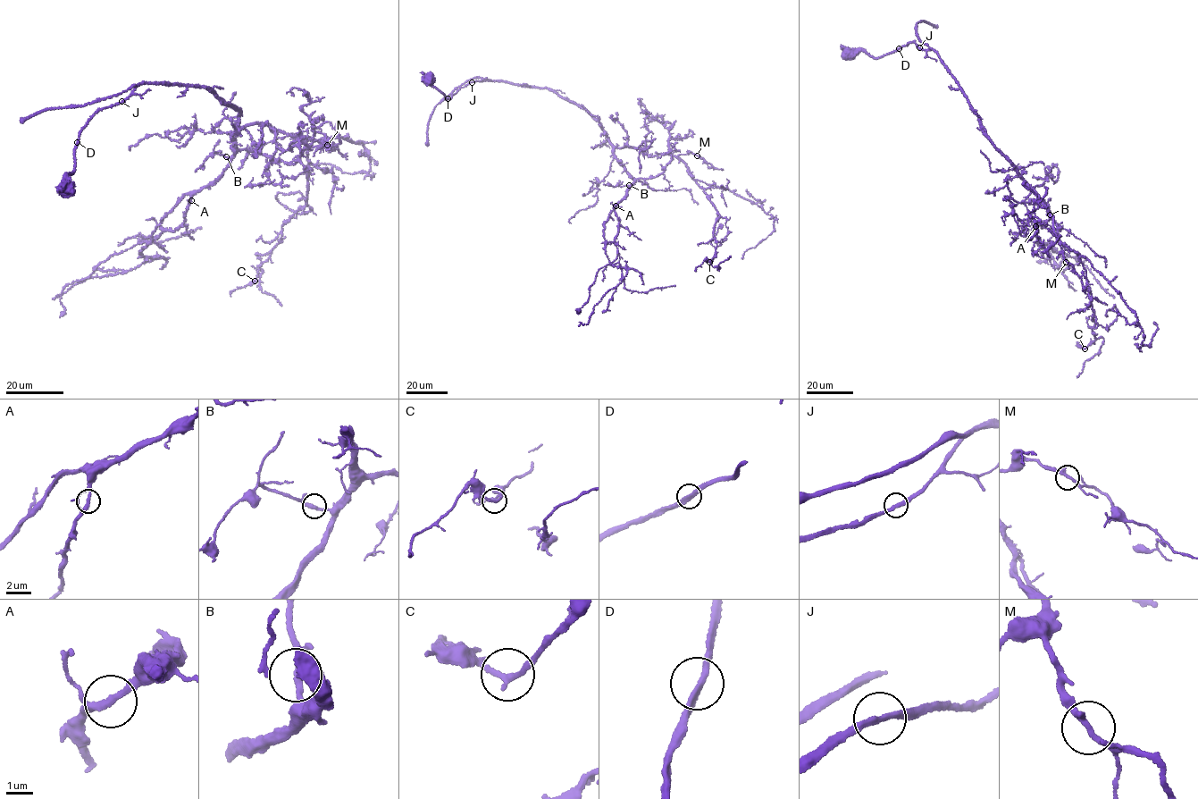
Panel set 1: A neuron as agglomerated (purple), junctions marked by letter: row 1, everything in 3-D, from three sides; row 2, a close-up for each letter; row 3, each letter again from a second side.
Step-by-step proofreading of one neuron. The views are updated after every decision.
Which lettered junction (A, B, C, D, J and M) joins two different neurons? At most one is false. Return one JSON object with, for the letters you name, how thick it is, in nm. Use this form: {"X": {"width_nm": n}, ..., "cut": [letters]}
{"cut": []}

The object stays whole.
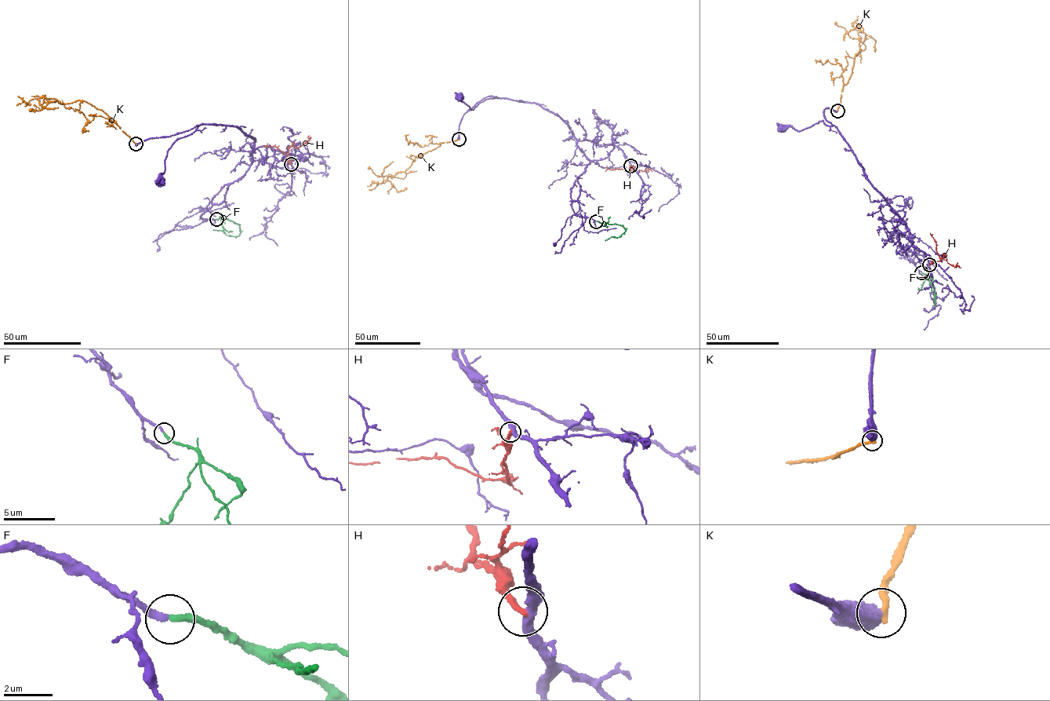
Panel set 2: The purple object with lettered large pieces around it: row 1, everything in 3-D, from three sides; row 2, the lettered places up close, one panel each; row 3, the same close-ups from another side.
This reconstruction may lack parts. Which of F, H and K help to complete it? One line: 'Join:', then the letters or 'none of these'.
Join: F

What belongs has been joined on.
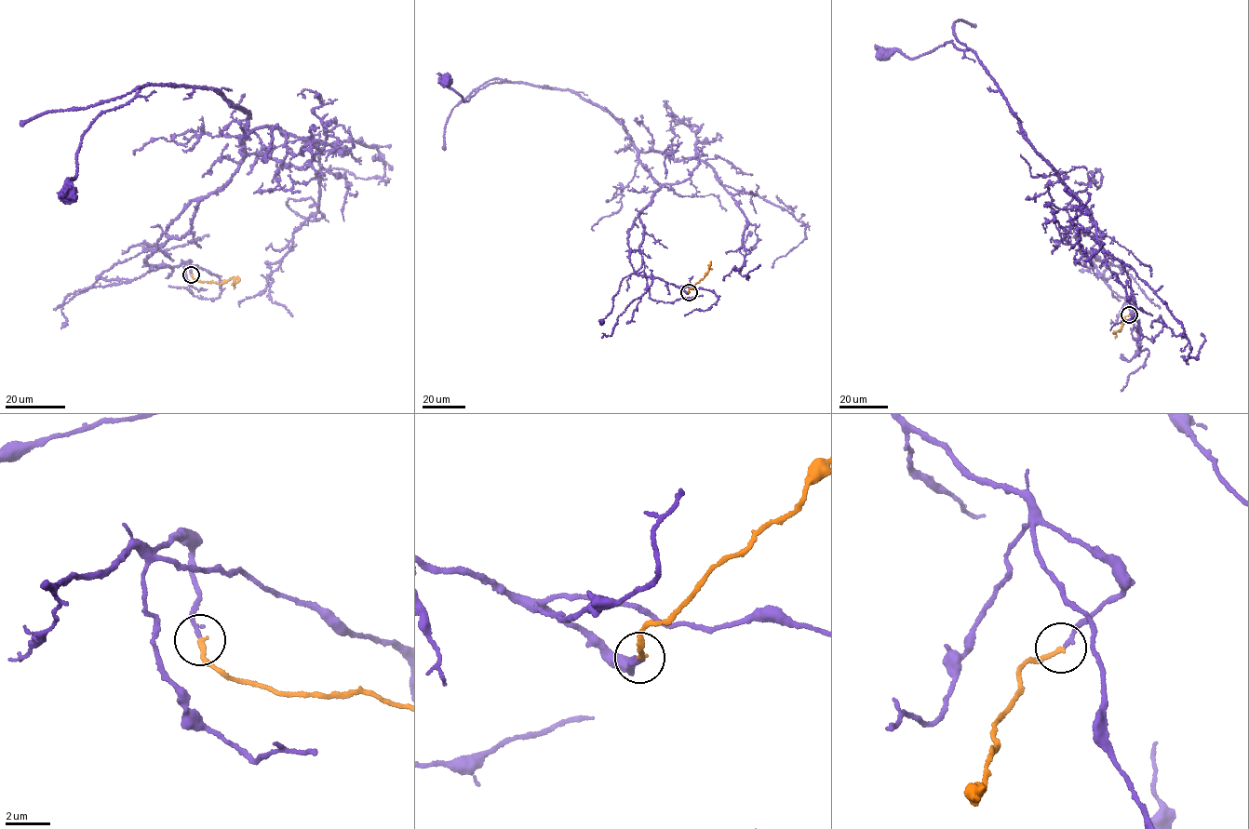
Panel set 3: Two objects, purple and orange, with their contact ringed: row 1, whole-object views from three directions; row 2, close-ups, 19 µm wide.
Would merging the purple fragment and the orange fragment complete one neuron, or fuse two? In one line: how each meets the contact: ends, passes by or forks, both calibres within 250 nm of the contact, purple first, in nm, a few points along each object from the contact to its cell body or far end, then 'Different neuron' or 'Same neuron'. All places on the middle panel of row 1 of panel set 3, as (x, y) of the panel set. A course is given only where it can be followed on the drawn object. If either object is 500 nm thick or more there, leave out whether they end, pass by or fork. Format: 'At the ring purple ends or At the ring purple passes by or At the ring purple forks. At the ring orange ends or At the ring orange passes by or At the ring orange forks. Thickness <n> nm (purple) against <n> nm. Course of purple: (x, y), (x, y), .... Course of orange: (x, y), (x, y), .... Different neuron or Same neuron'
At the ring purple ends. At the ring orange ends. Thickness 180 nm (purple) against 220 nm. Course of purple: (689, 292), (631, 263), (629, 231), (660, 186), (607, 111), (569, 90), (507, 81), (463, 100), (446, 81). Course of orange: (689, 292), (705, 277), (709, 265), (711, 269). Same neuron

